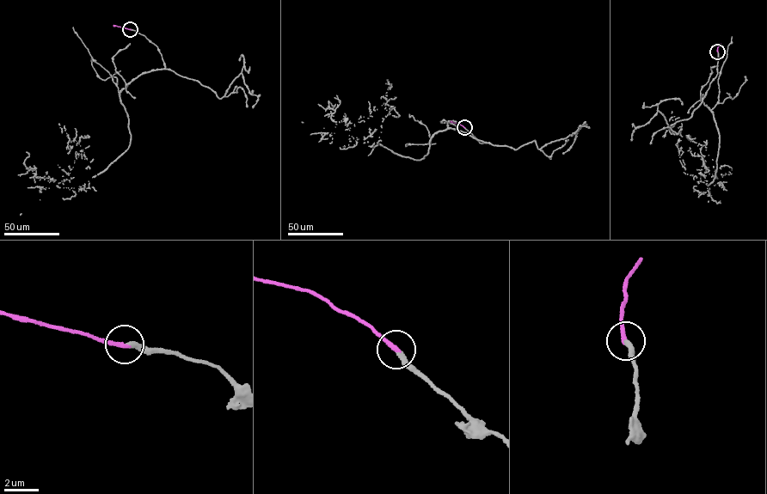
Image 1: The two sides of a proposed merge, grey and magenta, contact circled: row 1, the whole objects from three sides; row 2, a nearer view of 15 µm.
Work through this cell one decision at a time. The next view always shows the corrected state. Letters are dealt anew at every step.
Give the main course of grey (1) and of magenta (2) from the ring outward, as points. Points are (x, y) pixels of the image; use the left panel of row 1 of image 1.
1: (130, 29), (156, 45), (165, 67), (119, 93), (127, 149), (88, 187), (64, 187), (71, 140), (84, 136)
2: (130, 29), (113, 25)

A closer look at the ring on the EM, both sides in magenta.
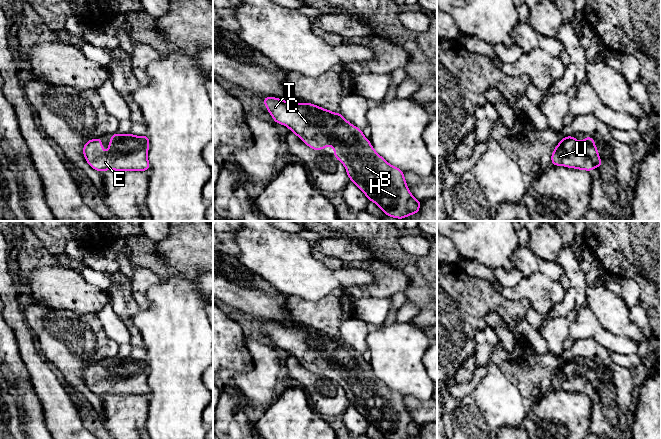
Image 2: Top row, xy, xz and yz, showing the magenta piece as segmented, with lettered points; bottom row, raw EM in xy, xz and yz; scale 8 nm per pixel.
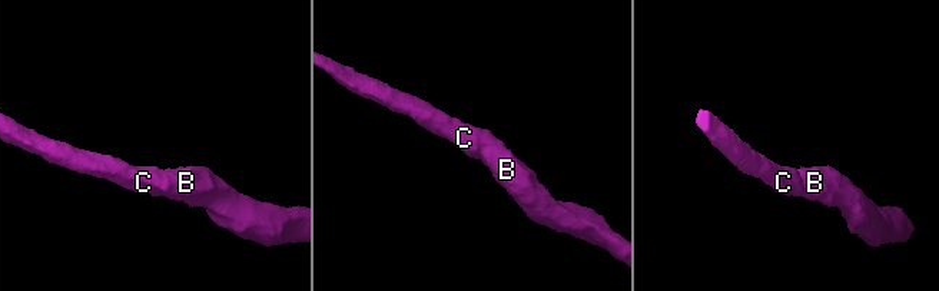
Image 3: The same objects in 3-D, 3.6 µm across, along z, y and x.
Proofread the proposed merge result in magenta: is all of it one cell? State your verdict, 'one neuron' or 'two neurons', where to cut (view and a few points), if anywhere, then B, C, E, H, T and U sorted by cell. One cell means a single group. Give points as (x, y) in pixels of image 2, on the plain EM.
one neuron; cut none; groups B C E H T U

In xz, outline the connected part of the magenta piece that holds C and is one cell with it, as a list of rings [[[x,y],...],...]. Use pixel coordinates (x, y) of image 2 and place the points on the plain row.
[[[262,321],[262,324],[274,346],[288,351],[308,371],[320,375],[332,369],[334,381],[345,390],[349,404],[385,439],[415,439],[419,436],[421,425],[411,418],[404,396],[380,380],[363,359],[363,354],[348,346],[341,337],[307,326],[289,327],[276,321]]]

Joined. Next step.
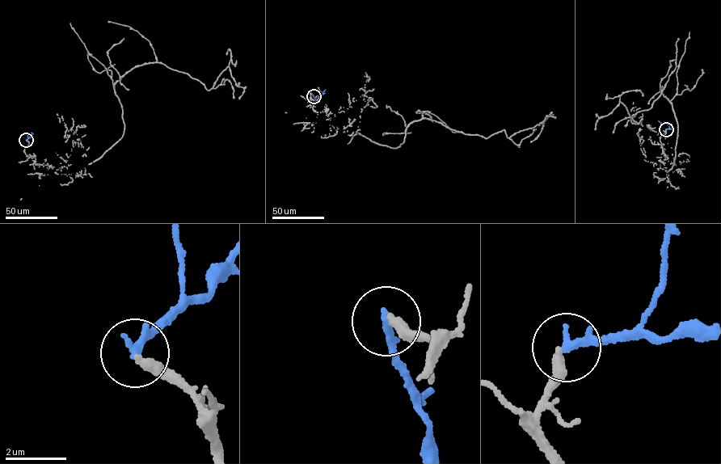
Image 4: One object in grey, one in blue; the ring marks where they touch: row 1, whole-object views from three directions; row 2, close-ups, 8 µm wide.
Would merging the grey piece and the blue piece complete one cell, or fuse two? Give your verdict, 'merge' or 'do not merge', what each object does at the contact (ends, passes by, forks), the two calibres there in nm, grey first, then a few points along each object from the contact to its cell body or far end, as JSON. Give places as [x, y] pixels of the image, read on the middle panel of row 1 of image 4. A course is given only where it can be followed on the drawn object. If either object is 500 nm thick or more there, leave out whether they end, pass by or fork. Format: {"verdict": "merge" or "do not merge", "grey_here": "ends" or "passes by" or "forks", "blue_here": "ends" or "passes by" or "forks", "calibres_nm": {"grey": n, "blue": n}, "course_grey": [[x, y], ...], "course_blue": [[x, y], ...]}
{"verdict": "do not merge", "grey_here": "ends", "blue_here": "ends", "calibres_nm": {"grey": 320, "blue": 280}, "course_grey": [[314, 96], [330, 124], [393, 148], [423, 118], [486, 138], [546, 116]], "course_blue": [[314, 96], [317, 103], [325, 90]]}

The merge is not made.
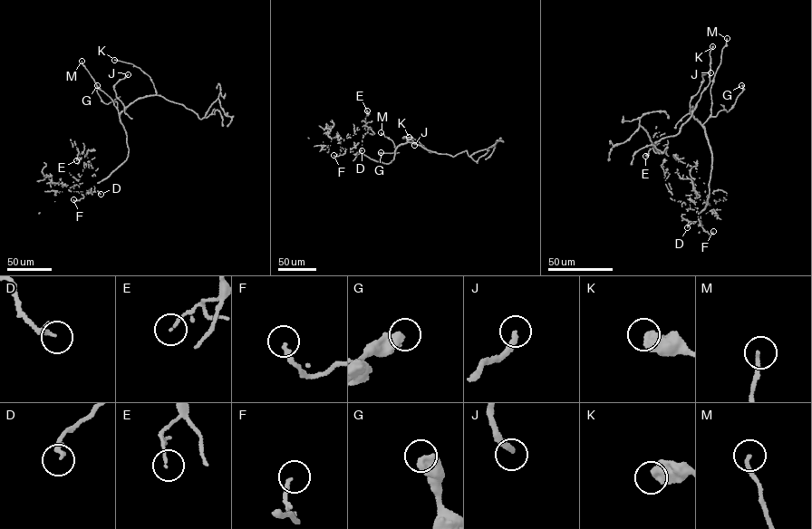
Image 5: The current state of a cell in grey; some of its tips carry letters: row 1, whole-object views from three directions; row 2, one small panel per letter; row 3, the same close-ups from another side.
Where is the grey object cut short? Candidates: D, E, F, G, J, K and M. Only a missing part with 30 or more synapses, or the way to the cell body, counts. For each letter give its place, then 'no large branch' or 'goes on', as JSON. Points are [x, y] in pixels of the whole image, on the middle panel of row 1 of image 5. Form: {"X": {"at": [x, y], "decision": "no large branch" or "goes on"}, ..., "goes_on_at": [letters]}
{"D": {"at": [362, 150], "decision": "no large branch"}, "E": {"at": [367, 110], "decision": "no large branch"}, "F": {"at": [333, 155], "decision": "no large branch"}, "G": {"at": [381, 152], "decision": "no large branch"}, "J": {"at": [414, 145], "decision": "goes on"}, "K": {"at": [409, 137], "decision": "no large branch"}, "M": {"at": [381, 132], "decision": "no large branch"}, "goes_on_at": ["J"]}

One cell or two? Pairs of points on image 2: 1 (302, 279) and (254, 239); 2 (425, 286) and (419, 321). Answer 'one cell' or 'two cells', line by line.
1: one cell
2: one cell

